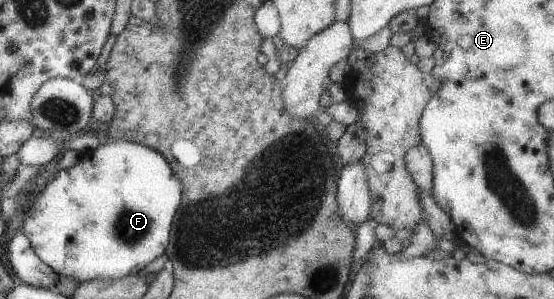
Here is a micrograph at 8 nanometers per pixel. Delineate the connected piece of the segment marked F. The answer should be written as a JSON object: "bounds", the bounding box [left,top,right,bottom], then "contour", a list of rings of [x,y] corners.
{"bounds":[20,137,184,282],"contour":[[[103,137],[98,148],[82,154],[81,159],[74,166],[65,170],[61,169],[46,184],[44,190],[34,198],[30,210],[22,216],[23,224],[20,226],[20,230],[30,239],[32,248],[36,251],[38,258],[41,258],[42,262],[50,266],[60,277],[75,278],[80,282],[94,279],[124,278],[124,276],[138,274],[150,262],[166,252],[166,246],[168,246],[168,240],[170,240],[170,232],[172,232],[170,226],[172,226],[172,220],[174,220],[174,210],[178,210],[178,206],[180,206],[182,190],[184,190],[183,181],[176,176],[172,166],[168,164],[162,153],[140,143],[125,141],[120,138],[114,140]]]}

